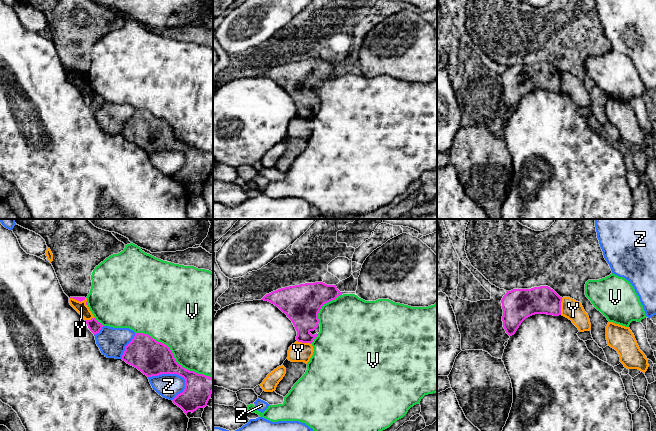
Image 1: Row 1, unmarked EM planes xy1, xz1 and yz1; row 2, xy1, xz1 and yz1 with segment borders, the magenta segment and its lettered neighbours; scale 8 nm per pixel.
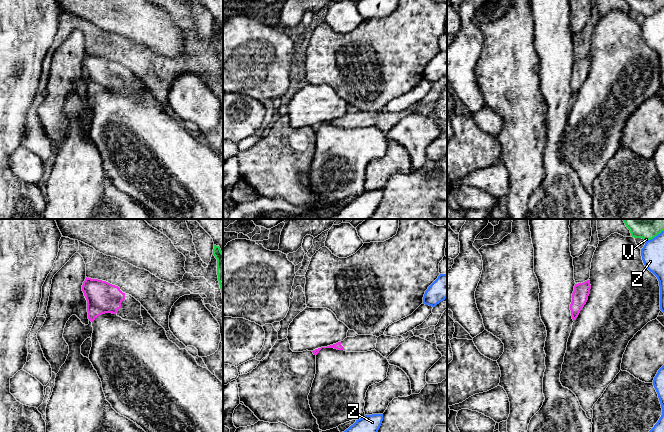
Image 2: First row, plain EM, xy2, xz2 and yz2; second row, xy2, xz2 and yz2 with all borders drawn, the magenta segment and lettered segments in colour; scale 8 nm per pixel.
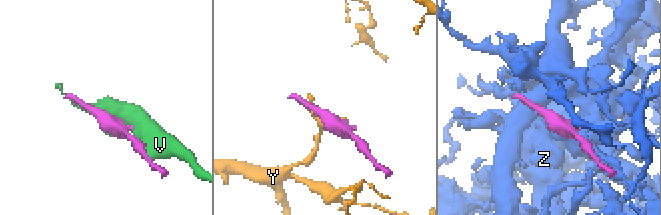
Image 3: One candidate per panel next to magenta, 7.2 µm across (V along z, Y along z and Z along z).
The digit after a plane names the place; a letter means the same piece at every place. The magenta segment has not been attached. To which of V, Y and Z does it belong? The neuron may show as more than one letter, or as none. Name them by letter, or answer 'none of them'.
none of them

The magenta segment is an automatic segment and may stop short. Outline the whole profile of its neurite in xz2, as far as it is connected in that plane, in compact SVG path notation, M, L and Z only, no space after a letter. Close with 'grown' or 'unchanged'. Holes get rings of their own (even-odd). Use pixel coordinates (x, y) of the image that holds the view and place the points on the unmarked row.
M357 111L355 113L347 113L341 118L315 125L312 128L314 131L317 131L322 124L334 124L337 126L344 126L346 128L367 128L375 126L377 114L378 113L373 111Z; grown

